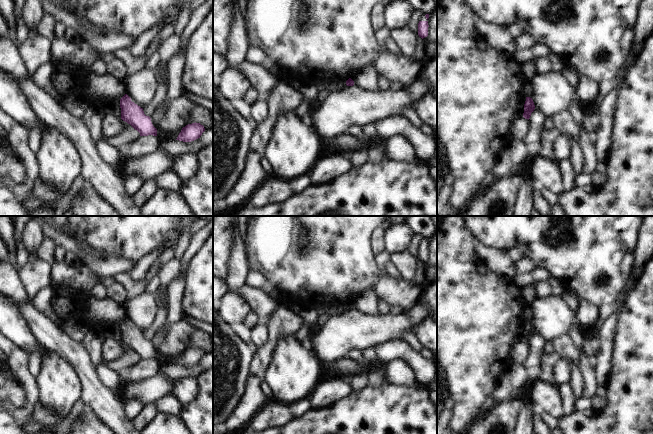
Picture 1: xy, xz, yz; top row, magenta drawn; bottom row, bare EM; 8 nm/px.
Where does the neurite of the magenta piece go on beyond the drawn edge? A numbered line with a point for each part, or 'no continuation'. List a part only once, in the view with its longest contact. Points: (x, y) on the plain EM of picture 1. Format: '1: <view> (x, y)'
no continuation

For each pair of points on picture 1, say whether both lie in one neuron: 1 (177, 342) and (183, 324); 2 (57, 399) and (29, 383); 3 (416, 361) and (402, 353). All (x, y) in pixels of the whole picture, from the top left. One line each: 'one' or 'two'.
1: one
2: two
3: one

